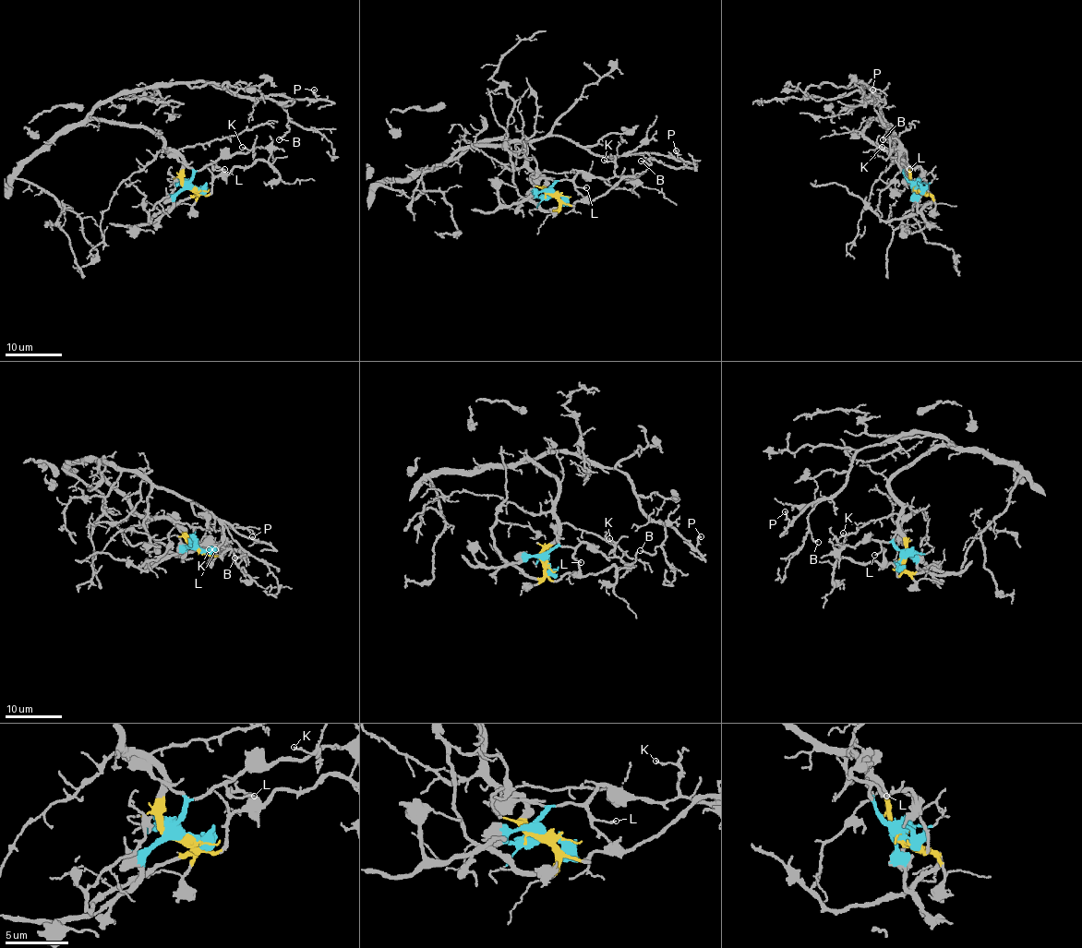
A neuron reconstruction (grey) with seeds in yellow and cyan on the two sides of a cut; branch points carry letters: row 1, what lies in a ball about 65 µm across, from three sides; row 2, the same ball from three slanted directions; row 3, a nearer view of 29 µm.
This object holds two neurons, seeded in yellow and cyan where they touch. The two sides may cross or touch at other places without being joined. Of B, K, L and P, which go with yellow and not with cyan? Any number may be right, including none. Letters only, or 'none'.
B, P

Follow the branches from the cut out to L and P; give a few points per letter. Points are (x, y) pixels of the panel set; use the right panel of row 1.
L: (916, 188), (903, 171), (903, 165), (908, 170)
P: (916, 188), (902, 161), (863, 136), (863, 129), (879, 116), (880, 110), (858, 81), (880, 98), (871, 90)

